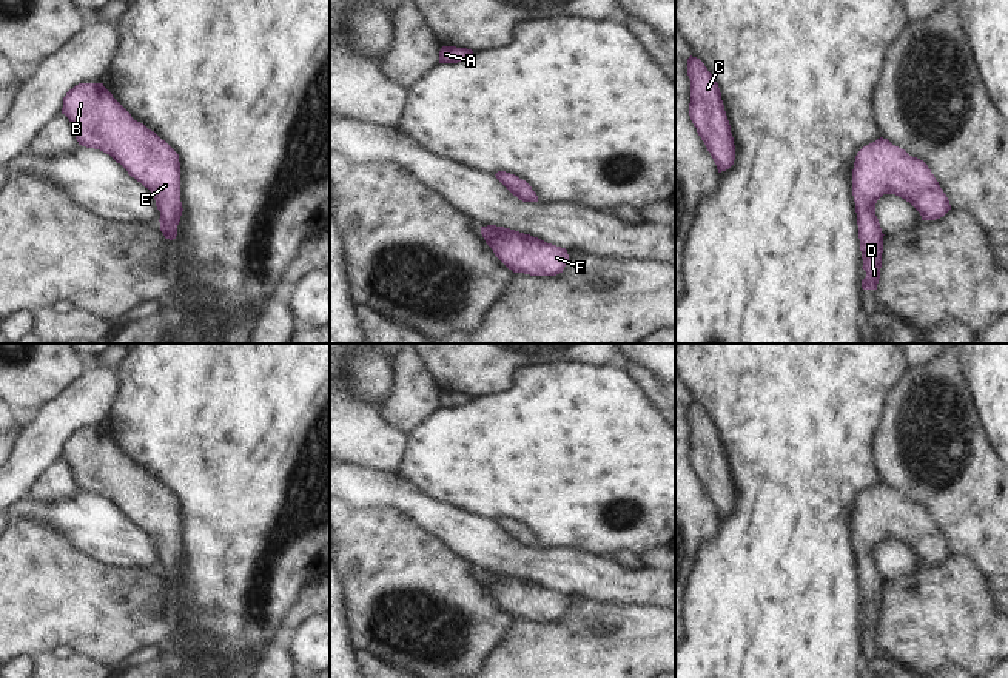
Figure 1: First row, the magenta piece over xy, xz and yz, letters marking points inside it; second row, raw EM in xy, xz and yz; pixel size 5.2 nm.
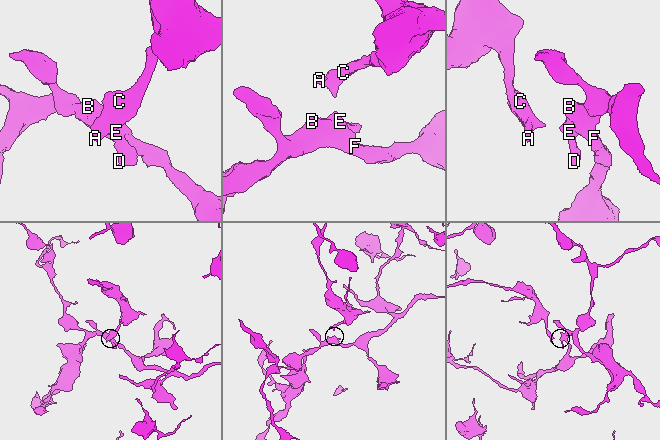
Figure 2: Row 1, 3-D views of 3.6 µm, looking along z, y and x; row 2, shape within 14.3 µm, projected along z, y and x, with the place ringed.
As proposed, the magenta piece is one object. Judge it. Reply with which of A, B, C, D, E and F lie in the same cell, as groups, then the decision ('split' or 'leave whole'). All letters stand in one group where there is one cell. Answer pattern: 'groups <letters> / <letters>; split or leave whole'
groups A B C D E F; leave whole

